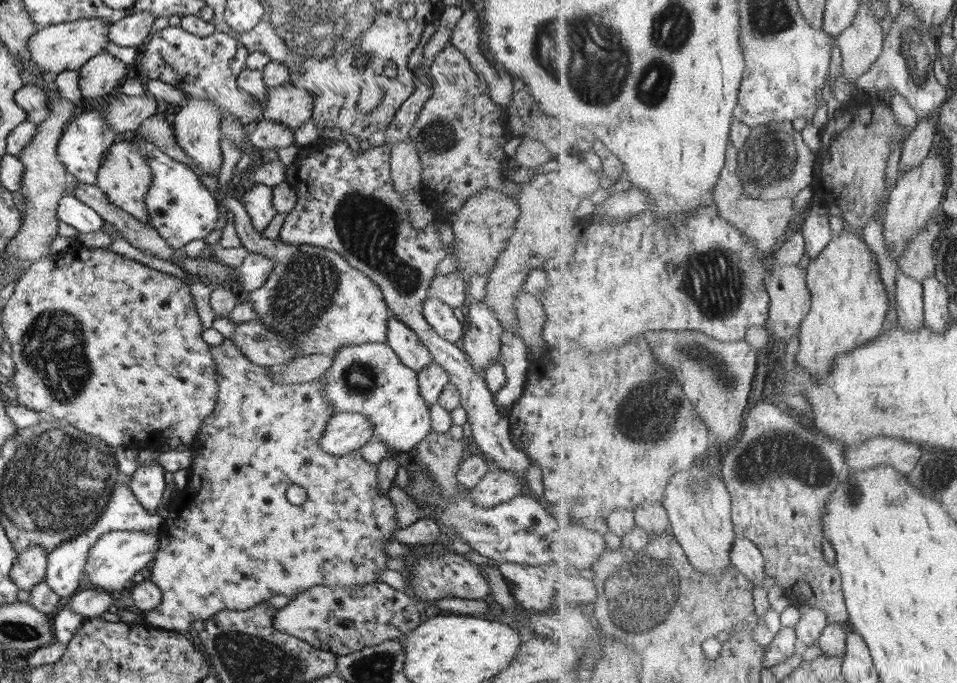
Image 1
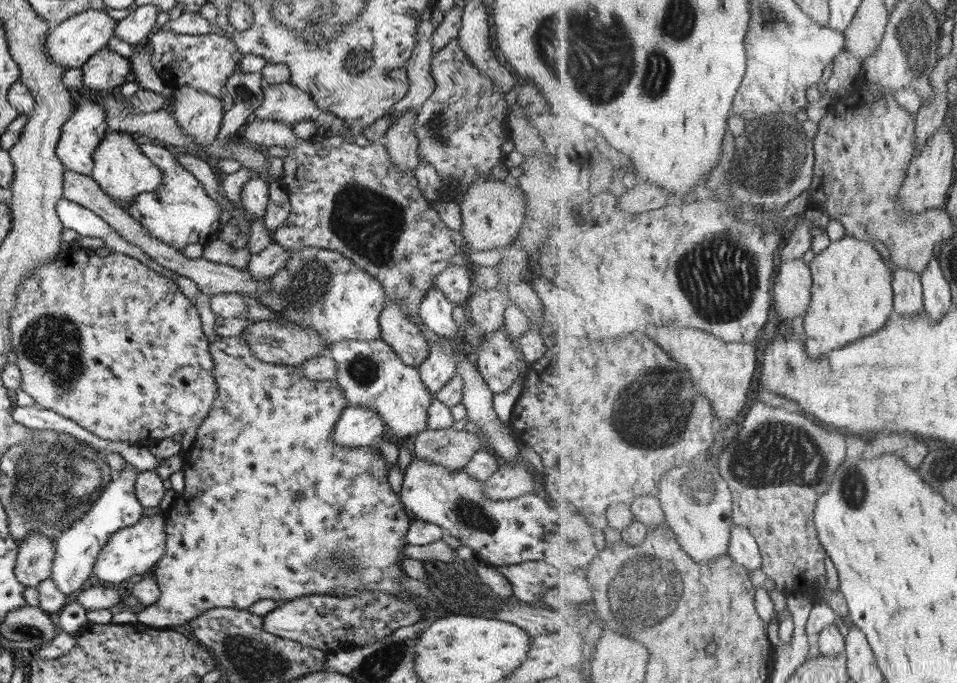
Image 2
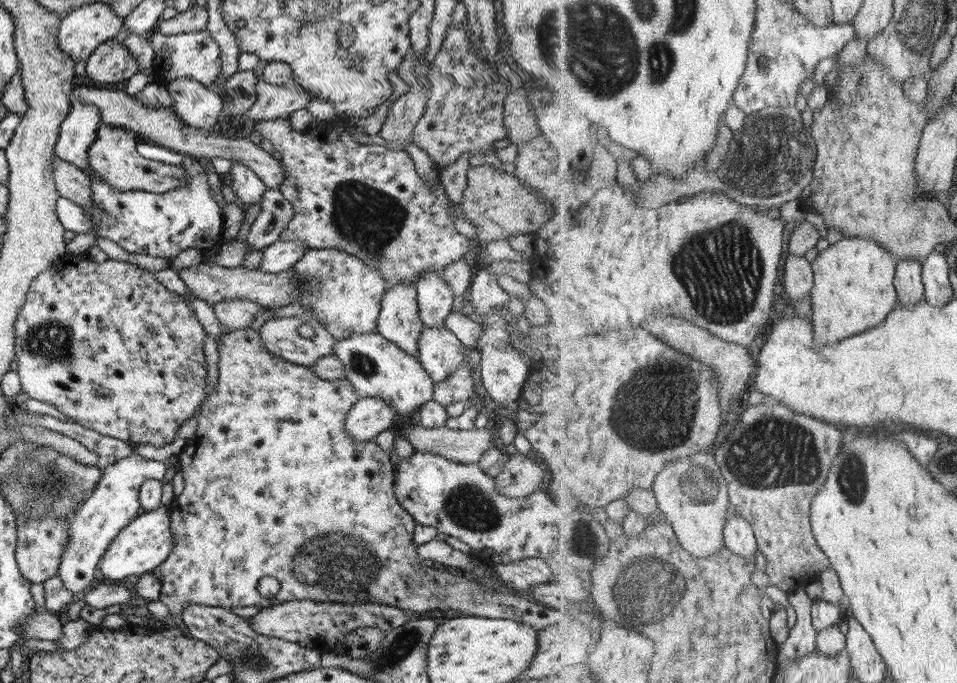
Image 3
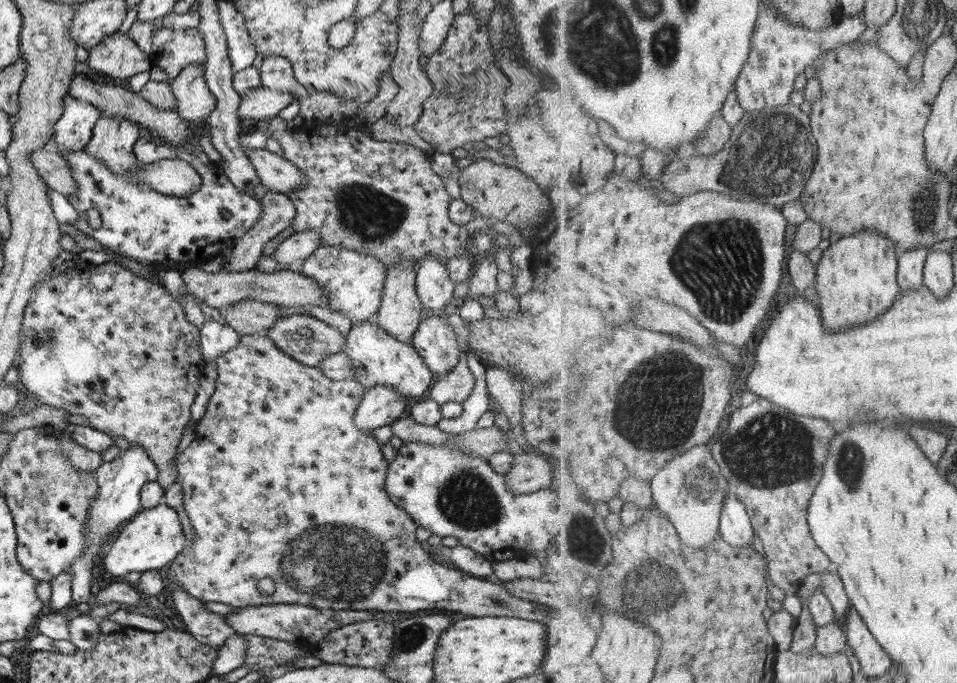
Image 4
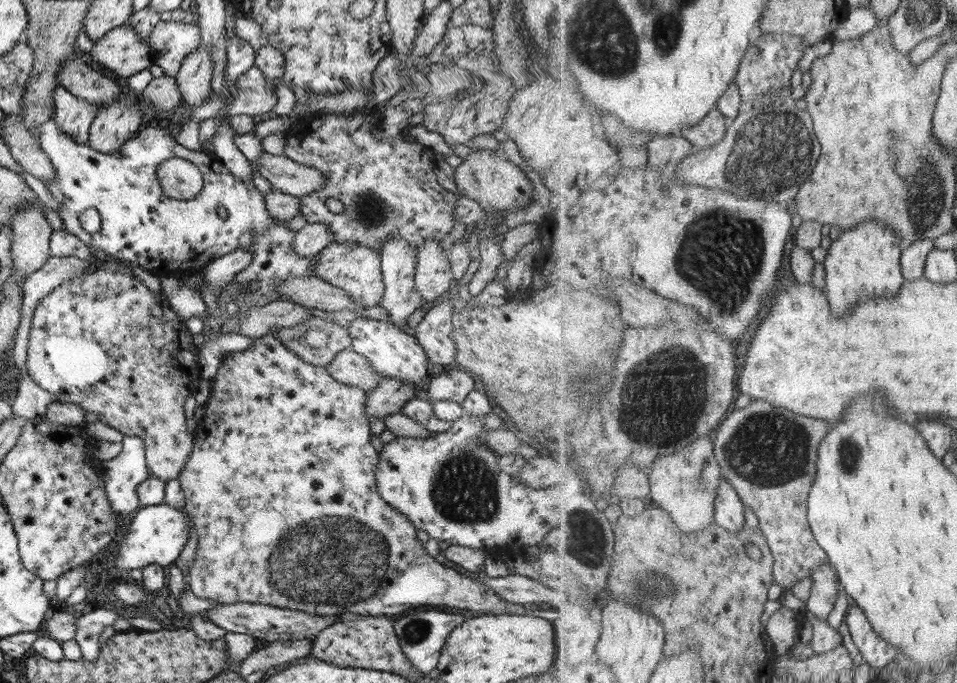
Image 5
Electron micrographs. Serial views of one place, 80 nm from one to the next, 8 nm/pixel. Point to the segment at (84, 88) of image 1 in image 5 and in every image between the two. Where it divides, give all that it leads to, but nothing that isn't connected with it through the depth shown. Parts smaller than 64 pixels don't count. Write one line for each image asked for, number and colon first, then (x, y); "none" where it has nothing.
2: (105, 69)
3: (110, 62)
4: (117, 56)
5: (121, 50)

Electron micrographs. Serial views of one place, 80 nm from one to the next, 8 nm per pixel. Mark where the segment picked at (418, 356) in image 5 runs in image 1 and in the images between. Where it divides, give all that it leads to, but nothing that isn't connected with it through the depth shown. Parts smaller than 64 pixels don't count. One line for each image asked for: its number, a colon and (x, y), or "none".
1: (369, 379)
2: (369, 374)
3: (375, 367)
4: (377, 359)

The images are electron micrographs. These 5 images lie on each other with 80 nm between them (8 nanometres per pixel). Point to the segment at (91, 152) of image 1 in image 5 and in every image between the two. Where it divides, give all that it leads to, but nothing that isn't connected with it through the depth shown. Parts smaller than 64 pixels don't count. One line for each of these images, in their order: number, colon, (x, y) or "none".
2: (83, 130)
3: (76, 131)
4: (72, 131)
5: (73, 115)

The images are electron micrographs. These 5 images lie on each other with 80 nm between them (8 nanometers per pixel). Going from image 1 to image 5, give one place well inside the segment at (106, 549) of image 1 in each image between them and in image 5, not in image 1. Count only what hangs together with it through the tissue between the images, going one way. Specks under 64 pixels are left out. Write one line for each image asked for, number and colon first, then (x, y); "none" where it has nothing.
2: (135, 549)
3: (141, 546)
4: (150, 540)
5: (156, 534)

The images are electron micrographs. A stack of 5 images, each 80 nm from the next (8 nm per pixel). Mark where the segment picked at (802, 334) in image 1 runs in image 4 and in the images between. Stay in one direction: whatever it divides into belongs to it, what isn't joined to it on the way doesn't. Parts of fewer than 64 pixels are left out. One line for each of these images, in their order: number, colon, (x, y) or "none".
2: (852, 295)
3: (854, 289)
4: (857, 278)

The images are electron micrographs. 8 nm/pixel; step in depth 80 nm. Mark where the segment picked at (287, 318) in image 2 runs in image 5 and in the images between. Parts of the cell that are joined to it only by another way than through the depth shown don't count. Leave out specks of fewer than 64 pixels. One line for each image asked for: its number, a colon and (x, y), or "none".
3: (341, 290)
4: (353, 283)
5: (354, 269)

